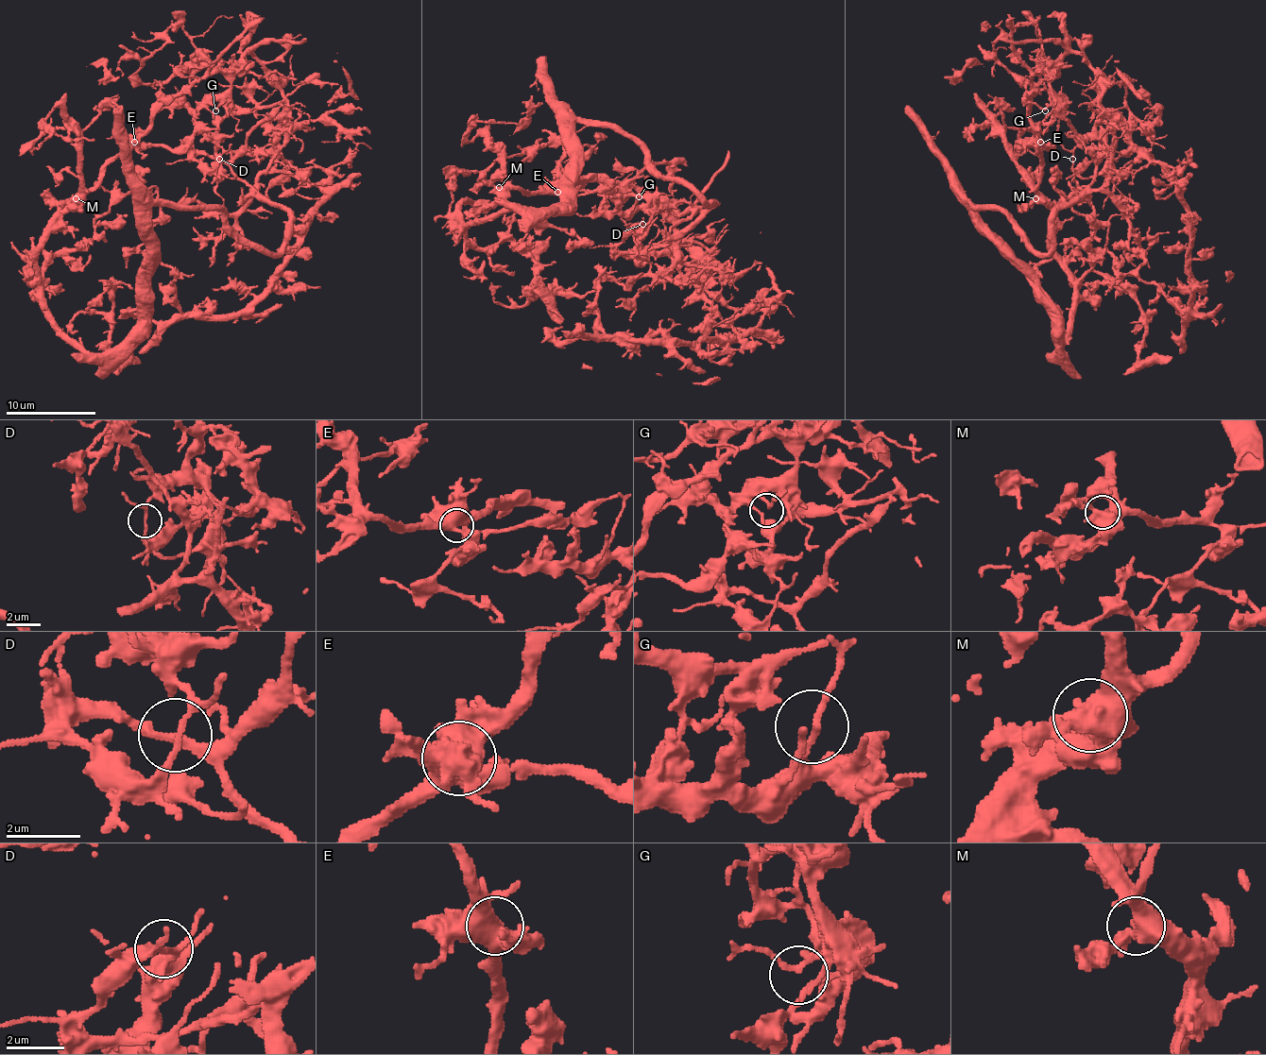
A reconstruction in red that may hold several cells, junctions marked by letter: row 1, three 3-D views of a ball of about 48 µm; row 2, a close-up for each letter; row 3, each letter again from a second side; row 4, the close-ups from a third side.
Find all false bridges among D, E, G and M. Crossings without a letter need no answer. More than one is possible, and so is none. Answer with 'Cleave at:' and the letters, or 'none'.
Cleave at: D

